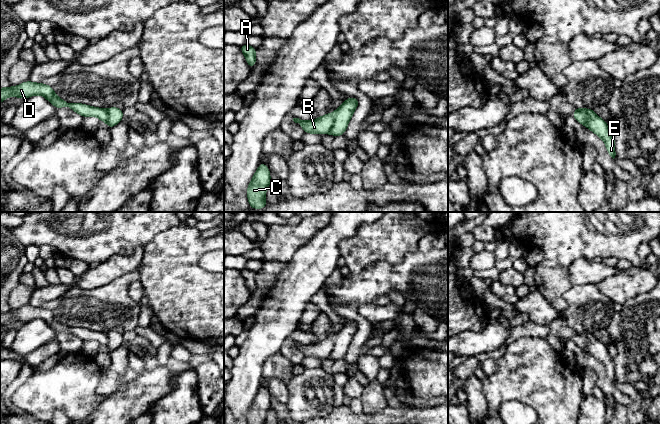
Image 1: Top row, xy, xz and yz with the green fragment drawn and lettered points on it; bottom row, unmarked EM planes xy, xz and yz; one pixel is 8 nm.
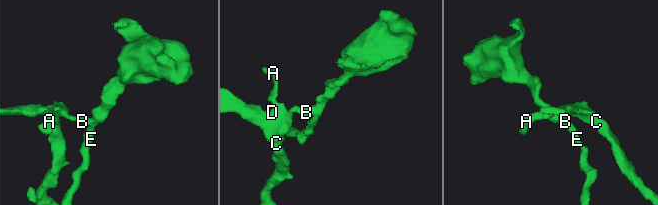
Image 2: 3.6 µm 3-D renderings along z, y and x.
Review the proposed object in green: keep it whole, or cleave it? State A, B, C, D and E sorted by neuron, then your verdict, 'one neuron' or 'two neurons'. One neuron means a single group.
groups A B C D / E; two neurons

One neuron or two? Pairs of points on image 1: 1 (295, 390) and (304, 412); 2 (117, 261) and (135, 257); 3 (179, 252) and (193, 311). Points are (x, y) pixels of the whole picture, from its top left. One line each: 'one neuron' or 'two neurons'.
1: one neuron
2: one neuron
3: one neuron

